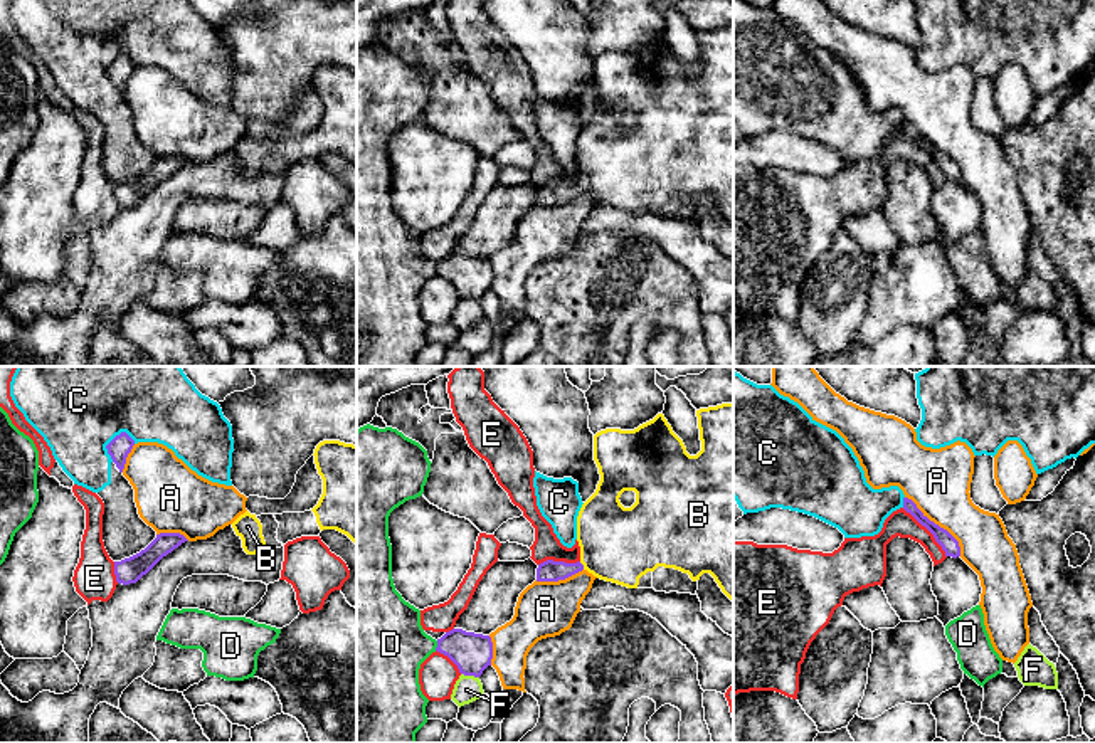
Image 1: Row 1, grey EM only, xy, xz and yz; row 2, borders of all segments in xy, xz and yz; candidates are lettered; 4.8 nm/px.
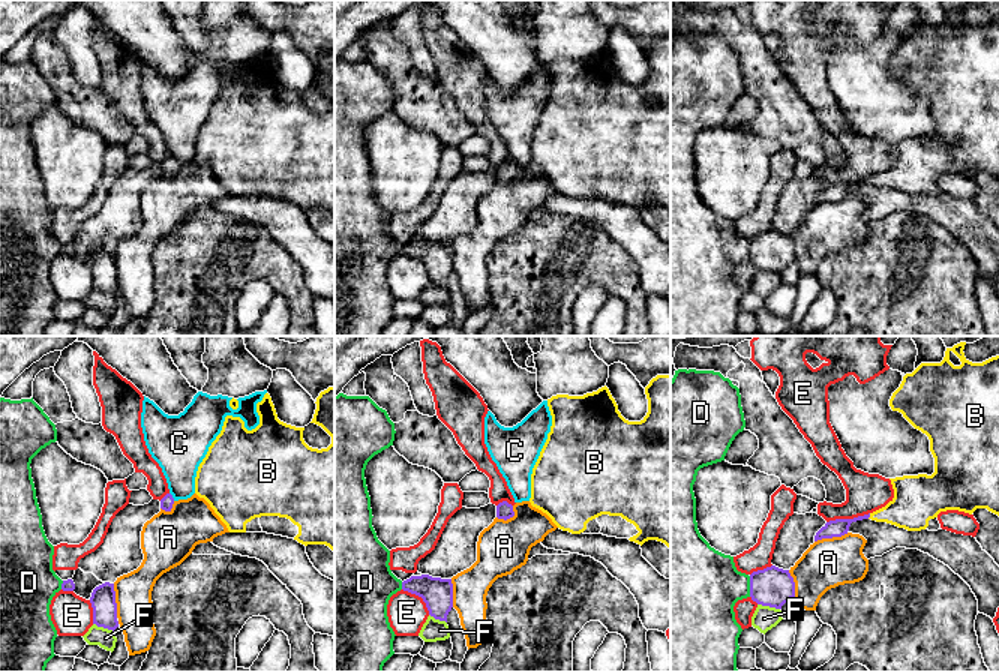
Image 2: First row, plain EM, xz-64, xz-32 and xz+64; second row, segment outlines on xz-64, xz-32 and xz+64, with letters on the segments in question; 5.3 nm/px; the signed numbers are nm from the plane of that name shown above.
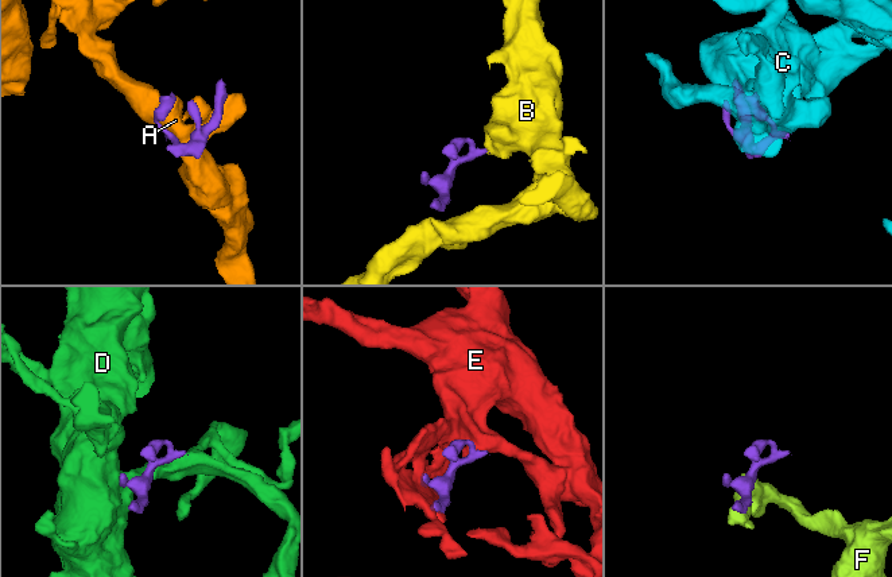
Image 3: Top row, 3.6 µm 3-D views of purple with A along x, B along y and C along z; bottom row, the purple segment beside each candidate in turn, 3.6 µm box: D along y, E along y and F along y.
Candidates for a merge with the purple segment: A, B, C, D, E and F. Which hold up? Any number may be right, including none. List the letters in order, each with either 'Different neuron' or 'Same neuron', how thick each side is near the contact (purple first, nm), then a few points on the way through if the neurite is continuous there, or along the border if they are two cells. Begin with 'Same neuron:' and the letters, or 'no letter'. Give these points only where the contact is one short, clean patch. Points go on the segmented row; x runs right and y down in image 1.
Same neuron: B
A: Different neuron. Thickness 80 nm (purple) against 300 nm
B: Same neuron. Thickness 100 nm (purple) against 360 nm. Path across: xz (549, 570), (567, 570), (582, 565), (619, 545)
C: Different neuron. Thickness 100 nm (purple) against 480 nm
D: Different neuron. Thickness 190 nm (purple) against 380 nm
E: Different neuron. Thickness 80 nm (purple) against 130 nm
F: Different neuron. Thickness 190 nm (purple) against 130 nm

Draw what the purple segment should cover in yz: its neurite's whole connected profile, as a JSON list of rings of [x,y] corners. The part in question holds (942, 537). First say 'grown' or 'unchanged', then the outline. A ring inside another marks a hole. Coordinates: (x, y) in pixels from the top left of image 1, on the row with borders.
unchanged; [[[903,498],[903,509],[910,513],[922,526],[925,526],[935,538],[935,541],[942,546],[945,551],[945,556],[957,558],[960,556],[960,546],[959,541],[944,528],[930,521],[918,508],[917,504]]]

